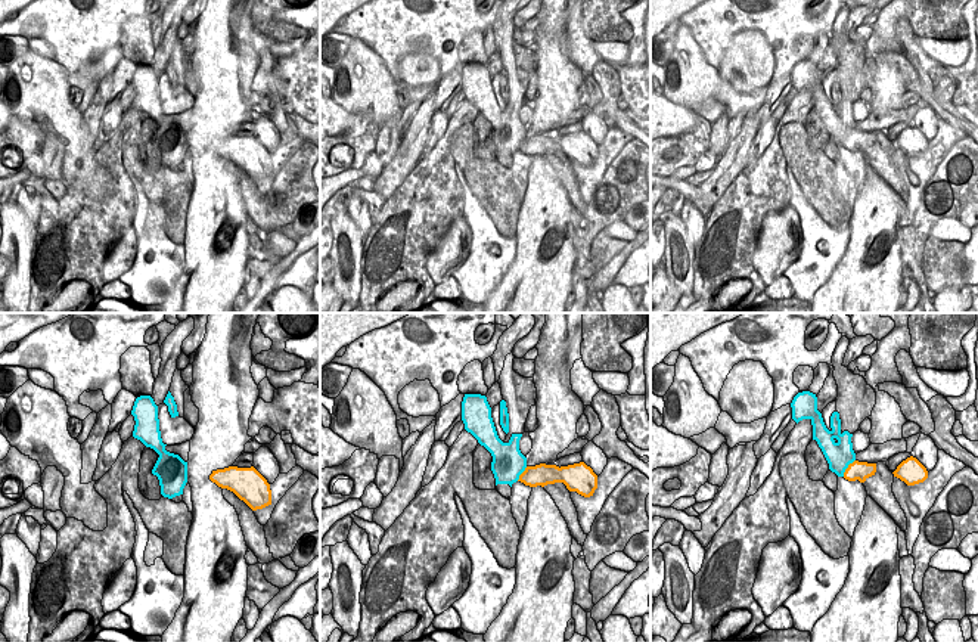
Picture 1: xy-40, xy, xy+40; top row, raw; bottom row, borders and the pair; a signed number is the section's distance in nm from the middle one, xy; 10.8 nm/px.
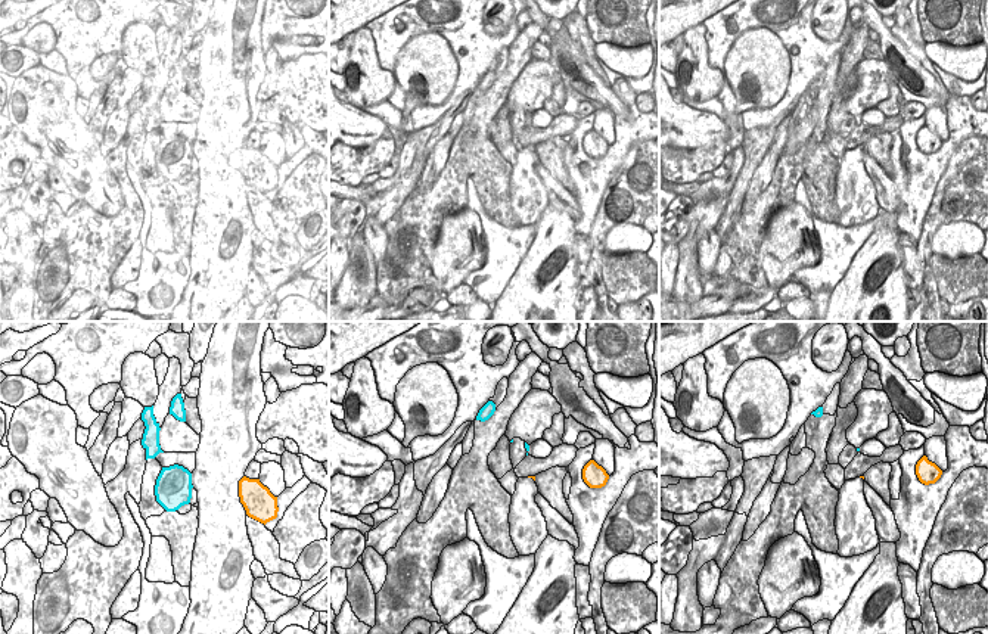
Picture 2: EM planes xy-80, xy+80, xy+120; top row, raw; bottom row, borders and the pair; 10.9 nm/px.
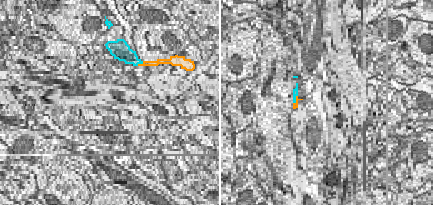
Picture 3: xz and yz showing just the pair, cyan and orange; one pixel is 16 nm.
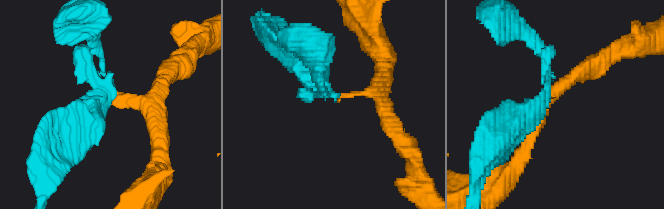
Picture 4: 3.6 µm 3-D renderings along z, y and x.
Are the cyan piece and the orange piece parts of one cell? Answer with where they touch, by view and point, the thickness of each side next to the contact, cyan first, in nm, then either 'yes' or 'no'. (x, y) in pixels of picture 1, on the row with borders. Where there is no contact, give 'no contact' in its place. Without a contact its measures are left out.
meets cyan in xy+40 at (847, 467); 300 nm thick on the cyan side, 200 nm on the other; no

